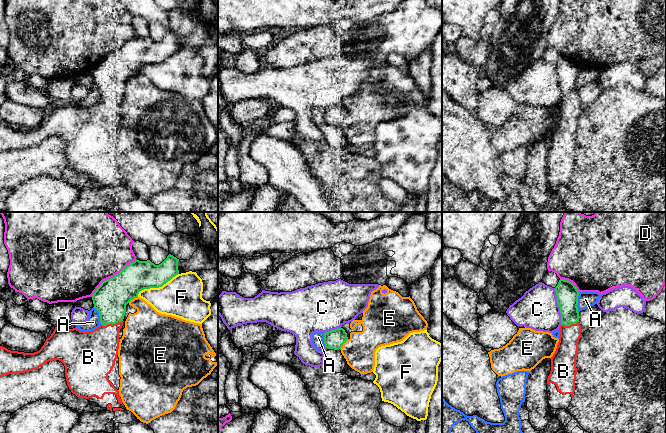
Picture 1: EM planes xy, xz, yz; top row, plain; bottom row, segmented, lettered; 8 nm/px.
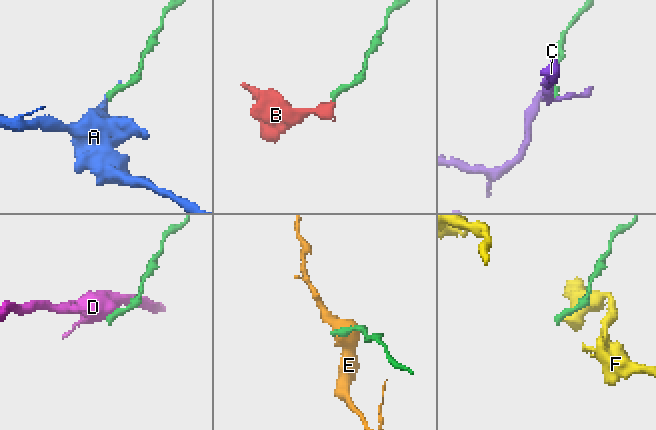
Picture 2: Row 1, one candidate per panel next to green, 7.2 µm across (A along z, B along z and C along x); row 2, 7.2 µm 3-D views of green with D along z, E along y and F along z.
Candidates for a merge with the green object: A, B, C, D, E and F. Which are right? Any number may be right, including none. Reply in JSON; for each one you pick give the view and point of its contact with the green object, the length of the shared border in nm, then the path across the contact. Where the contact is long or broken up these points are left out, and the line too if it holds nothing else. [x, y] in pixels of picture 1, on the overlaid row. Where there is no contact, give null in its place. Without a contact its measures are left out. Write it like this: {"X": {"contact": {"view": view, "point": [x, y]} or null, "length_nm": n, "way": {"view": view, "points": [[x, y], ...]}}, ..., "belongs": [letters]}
{"B": {"contact": {"view": "xy", "point": [111, 323]}, "length_nm": 180}, "belongs": ["B"]}

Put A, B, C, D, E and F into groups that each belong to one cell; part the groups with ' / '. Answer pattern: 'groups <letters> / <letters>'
groups A / B / C / D / E / F

